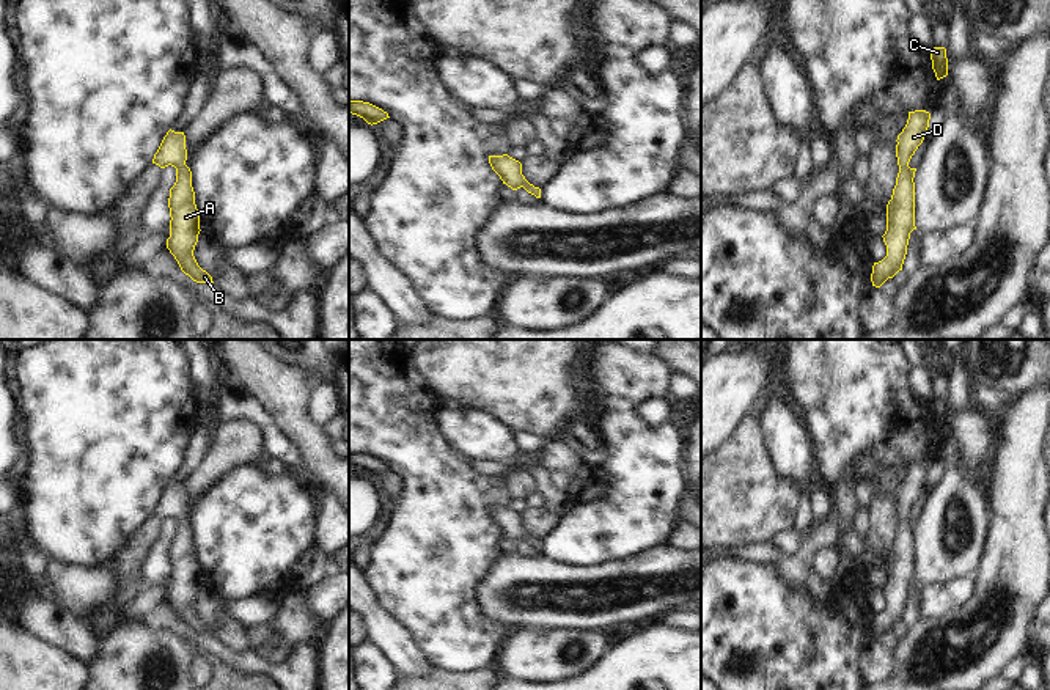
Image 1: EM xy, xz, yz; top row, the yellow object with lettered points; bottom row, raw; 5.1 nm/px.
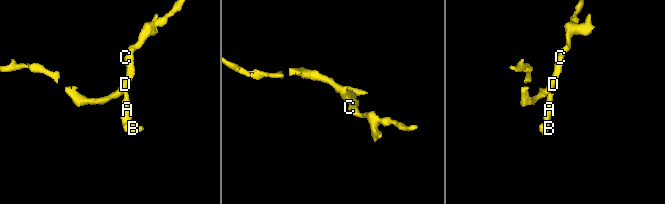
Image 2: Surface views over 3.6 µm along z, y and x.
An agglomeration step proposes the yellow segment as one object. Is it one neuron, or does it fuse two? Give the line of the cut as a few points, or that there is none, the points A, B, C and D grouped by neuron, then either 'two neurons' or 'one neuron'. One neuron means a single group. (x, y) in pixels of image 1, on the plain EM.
cut none; groups A B C D; one neuron

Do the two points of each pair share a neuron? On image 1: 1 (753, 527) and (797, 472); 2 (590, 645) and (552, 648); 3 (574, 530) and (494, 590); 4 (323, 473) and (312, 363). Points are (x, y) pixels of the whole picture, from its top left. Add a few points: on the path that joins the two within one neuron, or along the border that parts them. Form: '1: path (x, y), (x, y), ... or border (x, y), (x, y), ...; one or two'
1: border (767, 451), (772, 466), (800, 491); two
2: path (580, 640), (568, 642), (561, 648); one
3: border (539, 554), (576, 568); two
4: border (285, 363), (302, 367), (313, 387); two

